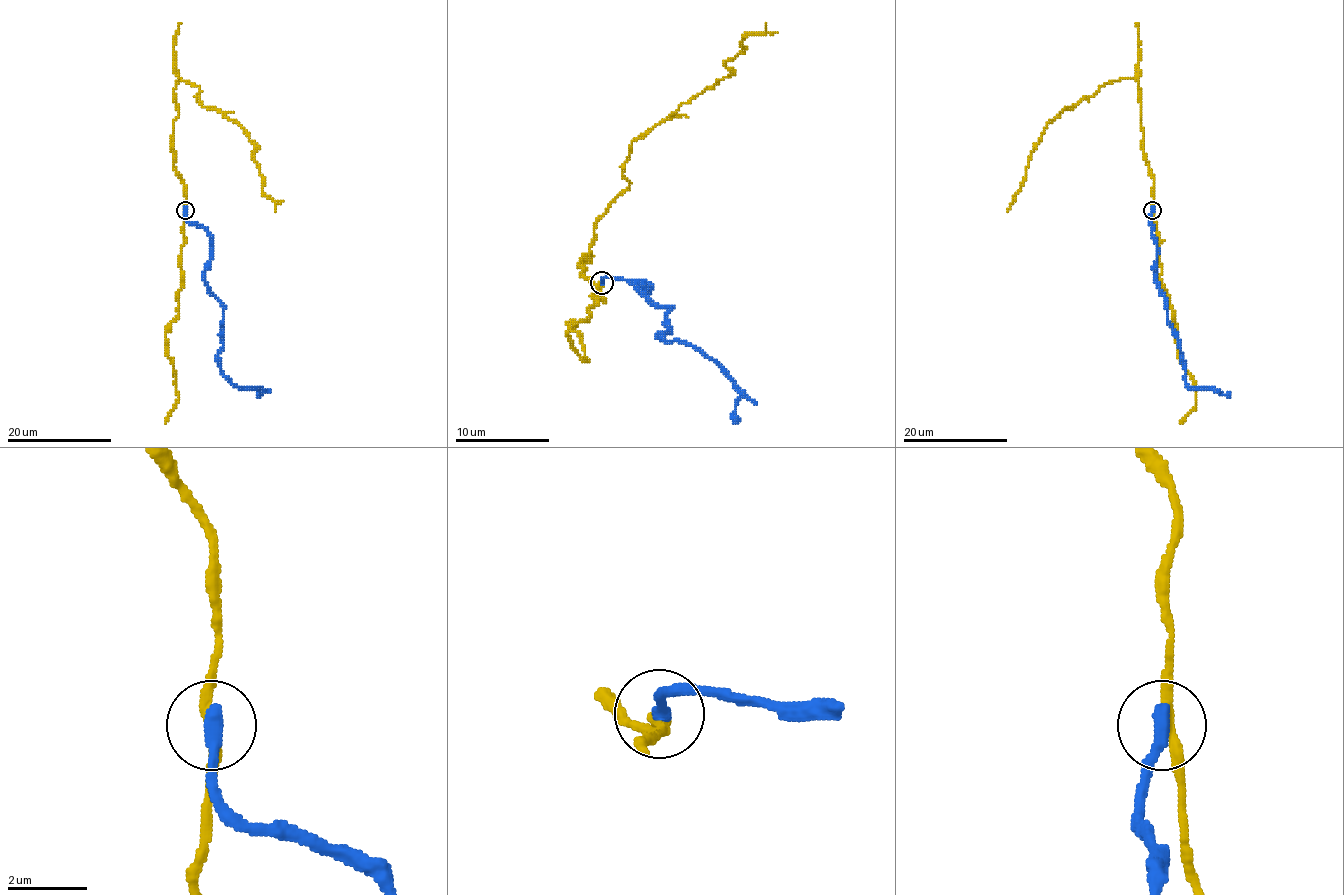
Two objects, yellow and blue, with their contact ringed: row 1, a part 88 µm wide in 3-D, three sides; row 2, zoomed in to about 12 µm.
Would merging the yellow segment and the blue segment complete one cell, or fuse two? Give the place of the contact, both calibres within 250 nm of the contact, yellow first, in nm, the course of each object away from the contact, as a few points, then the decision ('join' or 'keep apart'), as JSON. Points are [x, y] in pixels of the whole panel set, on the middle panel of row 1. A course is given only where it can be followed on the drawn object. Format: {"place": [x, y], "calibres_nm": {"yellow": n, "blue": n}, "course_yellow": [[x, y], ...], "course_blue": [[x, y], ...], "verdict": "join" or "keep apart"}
{"place": [602, 282], "calibres_nm": {"yellow": 240, "blue": 440}, "course_yellow": [[601, 282], [577, 263], [589, 263], [594, 223], [629, 188], [629, 145], [728, 77], [726, 63], [766, 23]], "course_blue": [[601, 282], [648, 286], [636, 286], [669, 310], [672, 331], [662, 336], [709, 357], [740, 395], [733, 423]], "verdict": "keep apart"}

